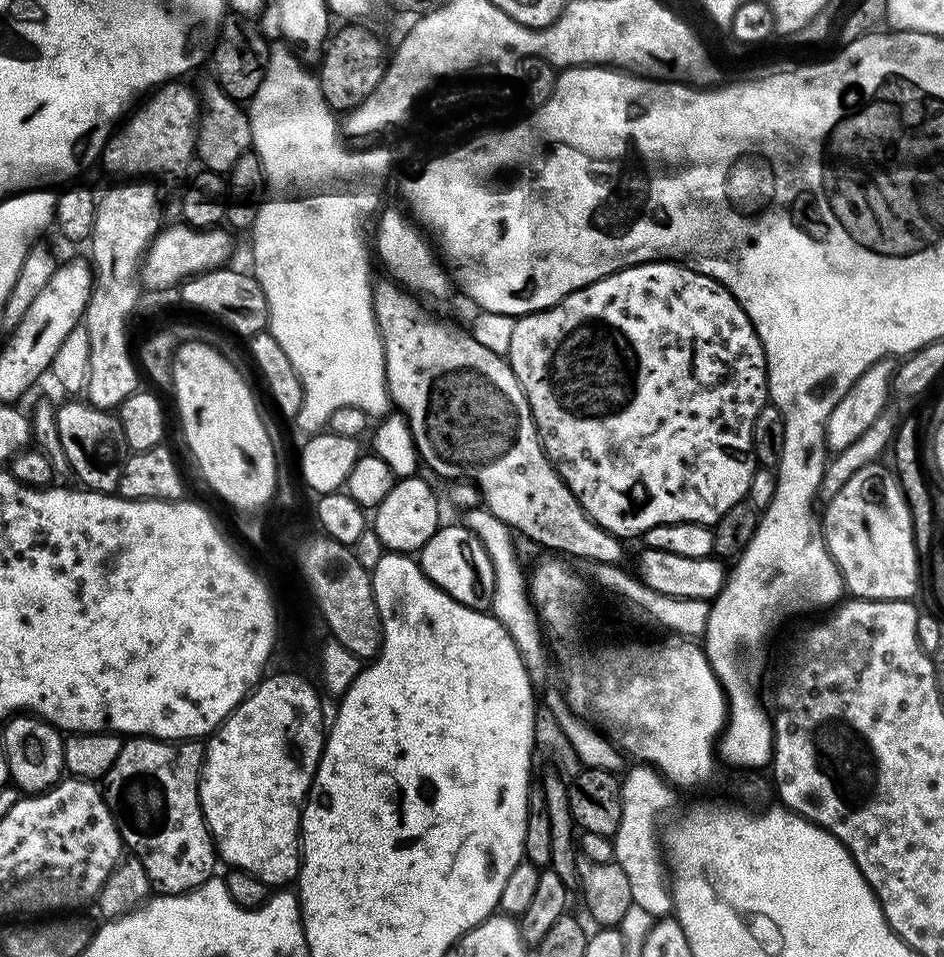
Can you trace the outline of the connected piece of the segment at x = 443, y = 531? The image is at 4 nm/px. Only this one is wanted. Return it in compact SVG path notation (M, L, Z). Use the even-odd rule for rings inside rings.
M463 523L452 524L449 528L447 526L437 528L430 542L426 542L420 549L418 563L426 578L430 578L430 582L437 584L459 604L477 610L491 609L495 582L494 566L491 565L482 542Z

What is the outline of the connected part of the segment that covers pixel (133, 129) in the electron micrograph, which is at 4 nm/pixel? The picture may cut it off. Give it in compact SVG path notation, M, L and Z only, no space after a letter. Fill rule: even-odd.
M169 82L157 87L148 98L132 117L127 117L128 125L117 127L104 145L104 168L113 172L116 178L176 176L187 170L188 163L193 163L196 130L202 111L197 93L193 89L191 92L184 82Z

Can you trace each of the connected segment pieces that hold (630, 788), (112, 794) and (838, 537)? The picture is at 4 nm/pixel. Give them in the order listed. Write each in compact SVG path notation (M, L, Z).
M643 762L637 763L635 766L632 767L636 768L630 769L629 772L626 774L623 773L622 783L620 786L620 793L622 794L622 822L618 822L618 830L616 831L615 837L612 841L612 845L614 846L614 863L616 863L618 866L622 866L622 870L626 873L626 878L630 878L630 894L632 895L633 905L635 905L637 909L641 908L642 911L649 912L649 914L652 915L652 918L664 918L673 911L672 889L670 887L670 876L669 873L666 871L666 860L665 857L662 855L662 840L661 837L658 835L658 828L656 832L656 823L659 822L660 815L662 815L663 812L671 806L672 795L674 795L674 792L673 789L670 787L668 781L665 780L664 777L661 776L655 768Z
M128 738L124 740L122 750L118 754L118 758L114 762L114 766L109 770L107 776L102 781L102 791L105 800L108 801L108 807L112 810L112 817L116 820L116 825L120 831L121 841L125 845L128 844L133 853L139 854L146 858L145 870L149 876L151 883L155 885L161 893L175 894L178 892L190 892L193 888L199 888L201 884L213 879L212 872L218 865L218 853L213 845L212 836L208 833L208 823L204 820L204 811L200 808L200 766L204 759L204 748L201 747L195 739L181 740L173 742L170 740L157 740L152 738Z
M883 463L867 464L862 470L858 470L858 474L854 474L854 478L850 478L850 482L846 482L846 486L842 486L842 490L838 490L838 494L834 494L834 498L827 501L825 510L822 512L822 527L824 529L824 541L828 544L828 549L832 556L836 559L836 565L840 567L840 572L844 575L844 582L849 591L856 590L857 595L863 600L912 600L915 597L916 583L920 580L920 568L918 557L916 555L916 538L912 535L912 515L908 509L908 503L904 497L904 492L900 489L900 481L891 467L883 468Z

